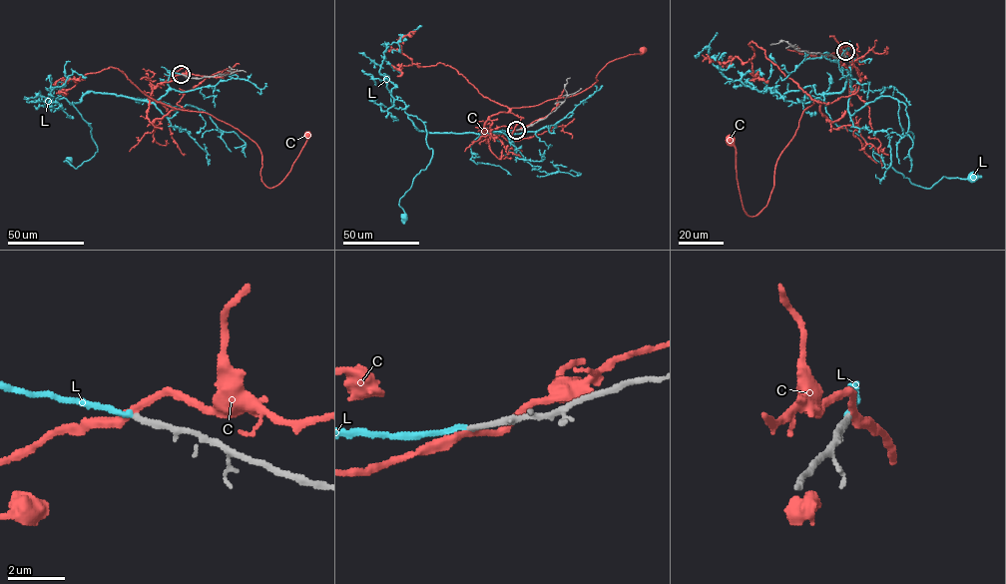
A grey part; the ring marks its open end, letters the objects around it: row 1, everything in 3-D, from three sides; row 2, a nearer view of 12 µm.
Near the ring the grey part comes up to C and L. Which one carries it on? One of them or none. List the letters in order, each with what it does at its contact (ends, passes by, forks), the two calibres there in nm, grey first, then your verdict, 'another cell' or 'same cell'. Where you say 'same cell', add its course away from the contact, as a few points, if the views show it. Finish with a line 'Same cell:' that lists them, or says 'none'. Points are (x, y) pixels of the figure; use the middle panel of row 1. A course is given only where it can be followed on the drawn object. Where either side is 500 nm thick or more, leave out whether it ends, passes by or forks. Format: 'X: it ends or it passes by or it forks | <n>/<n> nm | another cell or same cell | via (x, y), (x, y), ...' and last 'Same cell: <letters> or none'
C: it passes by | 200/260 nm | another cell
L: it ends | 200/180 nm | same cell | via (516, 130), (429, 133), (417, 129), (408, 115), (424, 123), (432, 154), (400, 199), (404, 218)
Same cell: L

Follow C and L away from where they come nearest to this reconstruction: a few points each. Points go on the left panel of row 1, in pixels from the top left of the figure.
C: (181, 74), (153, 89), (147, 118), (176, 108), (238, 129), (259, 148), (268, 188), (290, 171), (307, 135)
L: (181, 74), (170, 75), (170, 89), (153, 102), (87, 93), (72, 104), (97, 151), (77, 168), (69, 160)

